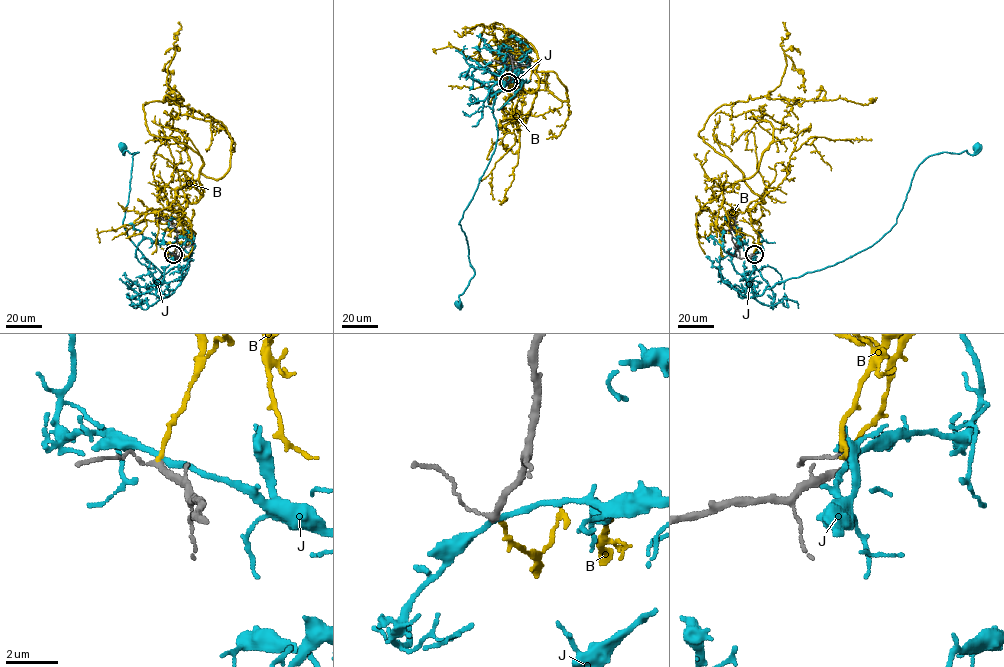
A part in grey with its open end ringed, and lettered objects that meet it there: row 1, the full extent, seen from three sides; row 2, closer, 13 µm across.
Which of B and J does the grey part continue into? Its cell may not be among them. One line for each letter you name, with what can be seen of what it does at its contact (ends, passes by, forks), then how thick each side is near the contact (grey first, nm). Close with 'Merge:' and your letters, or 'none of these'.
Merge: none of these

